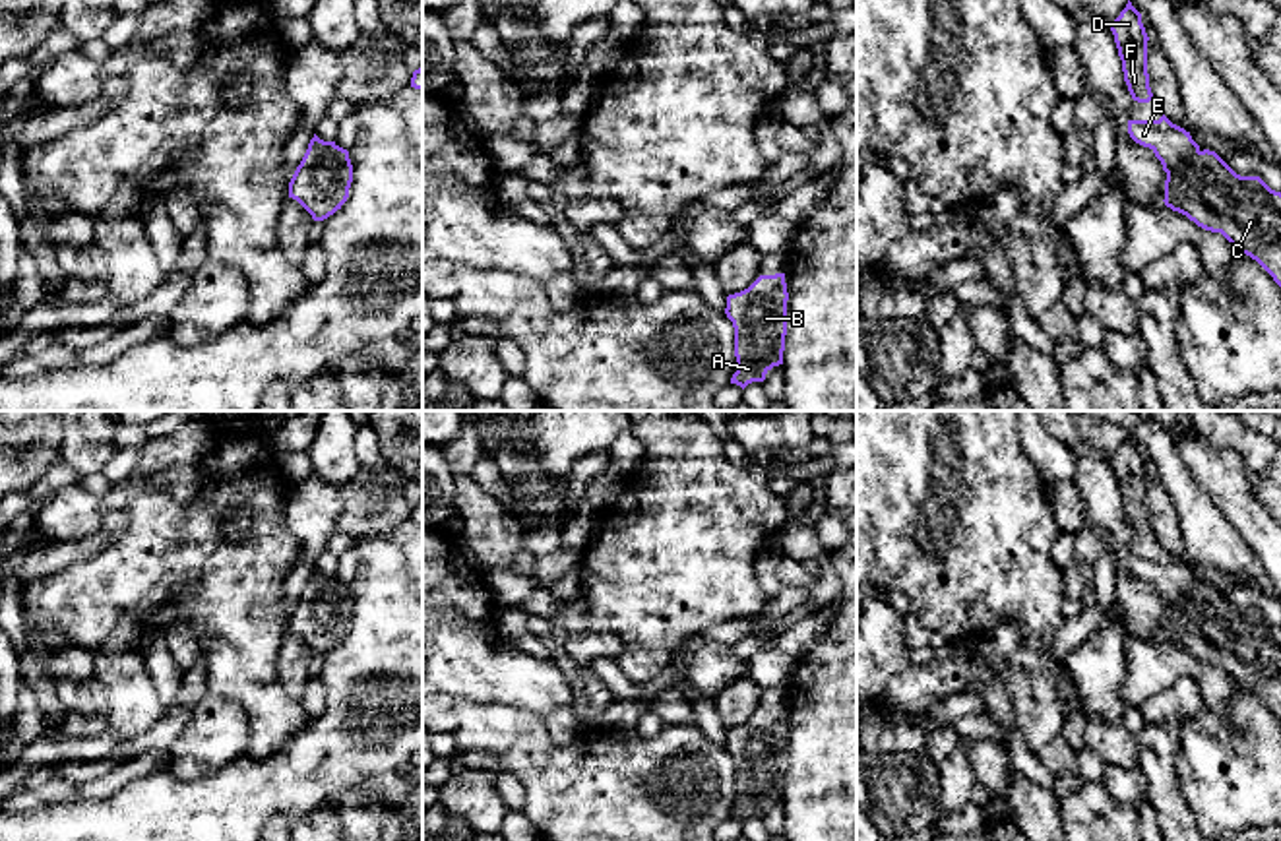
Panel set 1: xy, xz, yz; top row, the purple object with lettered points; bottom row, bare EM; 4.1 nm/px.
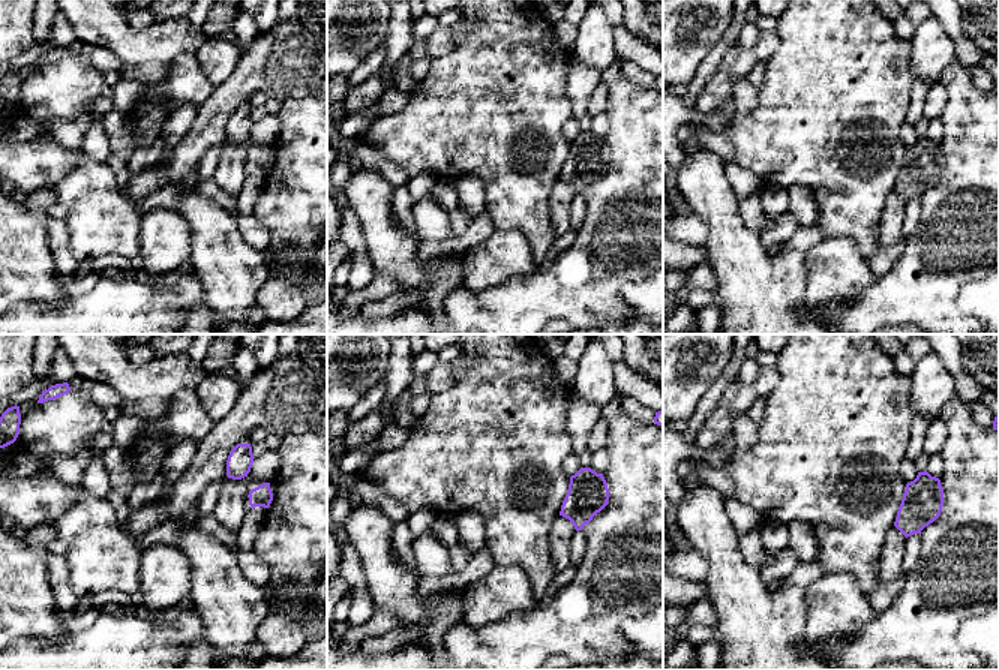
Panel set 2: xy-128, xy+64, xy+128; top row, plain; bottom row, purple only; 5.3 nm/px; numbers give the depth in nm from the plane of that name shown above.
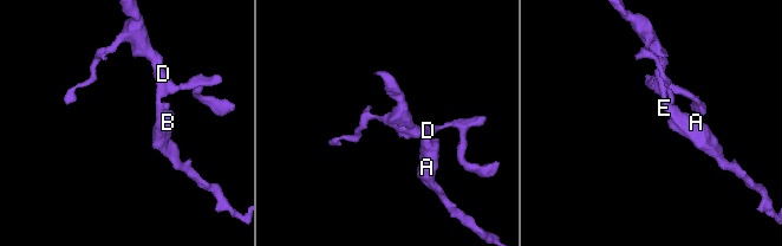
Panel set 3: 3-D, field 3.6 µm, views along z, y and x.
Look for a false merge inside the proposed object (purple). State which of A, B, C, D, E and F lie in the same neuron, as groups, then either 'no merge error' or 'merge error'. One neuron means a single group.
A B C D E F; no merge error

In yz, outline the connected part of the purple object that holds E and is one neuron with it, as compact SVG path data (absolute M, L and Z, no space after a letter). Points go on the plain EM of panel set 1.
M1165 548L1128 554L1128 568L1161 595L1165 639L1205 665L1221 667L1281 721L1281 626L1260 610L1236 608L1215 585L1202 585L1190 566Z

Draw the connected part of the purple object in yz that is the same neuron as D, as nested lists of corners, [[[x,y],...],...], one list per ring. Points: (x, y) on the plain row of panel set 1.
[[[1128,434],[1126,442],[1112,455],[1110,465],[1122,494],[1124,515],[1134,535],[1149,537],[1153,527],[1147,508],[1147,467],[1141,448]]]

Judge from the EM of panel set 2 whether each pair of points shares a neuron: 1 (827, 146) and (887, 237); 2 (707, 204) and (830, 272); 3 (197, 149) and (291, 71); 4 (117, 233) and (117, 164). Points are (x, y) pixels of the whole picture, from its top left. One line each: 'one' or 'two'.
1: two
2: two
3: one
4: two

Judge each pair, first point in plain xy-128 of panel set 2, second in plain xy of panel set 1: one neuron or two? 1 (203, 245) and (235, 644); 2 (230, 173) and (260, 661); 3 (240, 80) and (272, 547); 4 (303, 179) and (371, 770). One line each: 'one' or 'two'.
1: one
2: two
3: two
4: one

